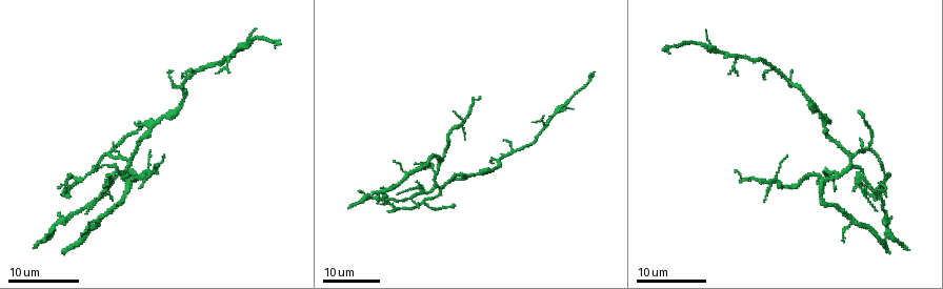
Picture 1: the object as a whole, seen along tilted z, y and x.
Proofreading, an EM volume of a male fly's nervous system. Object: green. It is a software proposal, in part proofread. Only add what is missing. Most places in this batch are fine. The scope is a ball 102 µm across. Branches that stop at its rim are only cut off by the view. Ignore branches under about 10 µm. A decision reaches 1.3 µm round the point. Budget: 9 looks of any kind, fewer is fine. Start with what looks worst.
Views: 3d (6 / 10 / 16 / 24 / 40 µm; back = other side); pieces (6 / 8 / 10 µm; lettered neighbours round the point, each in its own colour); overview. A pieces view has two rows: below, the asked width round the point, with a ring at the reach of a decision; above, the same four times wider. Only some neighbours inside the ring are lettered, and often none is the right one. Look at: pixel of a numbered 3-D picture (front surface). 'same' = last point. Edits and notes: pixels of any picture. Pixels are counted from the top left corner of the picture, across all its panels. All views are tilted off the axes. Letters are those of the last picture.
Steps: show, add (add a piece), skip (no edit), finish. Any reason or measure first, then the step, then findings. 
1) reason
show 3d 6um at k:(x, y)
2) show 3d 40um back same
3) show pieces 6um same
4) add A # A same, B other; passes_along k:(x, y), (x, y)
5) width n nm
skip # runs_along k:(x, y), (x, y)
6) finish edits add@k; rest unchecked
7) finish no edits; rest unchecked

long arm stops here
show 3d 16um at 1:(69, 176)

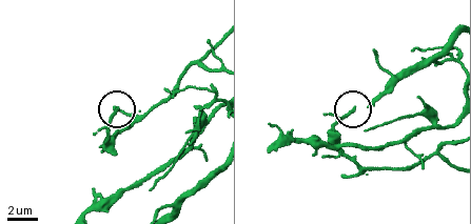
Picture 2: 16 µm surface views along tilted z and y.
show pieces 6um at 2:(353, 107)

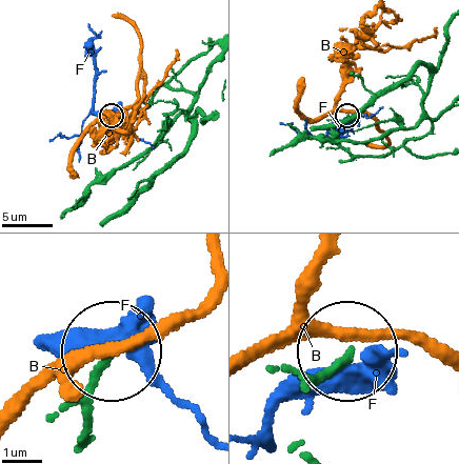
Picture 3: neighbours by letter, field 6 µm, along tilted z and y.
width 160 nm
skip # B other, F other; no lettered piece goes on from it

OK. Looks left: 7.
show 3d 16um at 1:(859, 112)

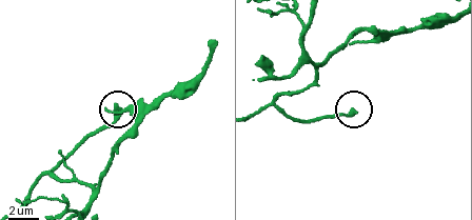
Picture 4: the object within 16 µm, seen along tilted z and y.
show pieces 6um at 4:(116, 108)

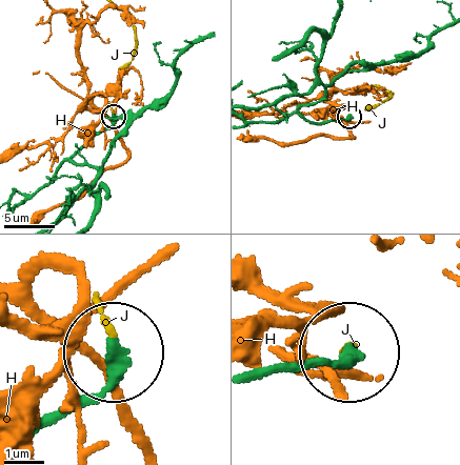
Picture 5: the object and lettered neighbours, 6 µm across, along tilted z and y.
width 310 nm
add J # H other, J same; it goes on there

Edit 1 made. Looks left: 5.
free end
show 3d 24um at 1:(389, 212)

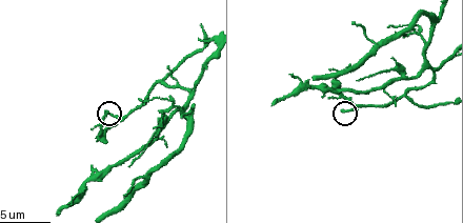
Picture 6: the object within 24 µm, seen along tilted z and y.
what lies round it
show pieces 8um at 6:(342, 110)

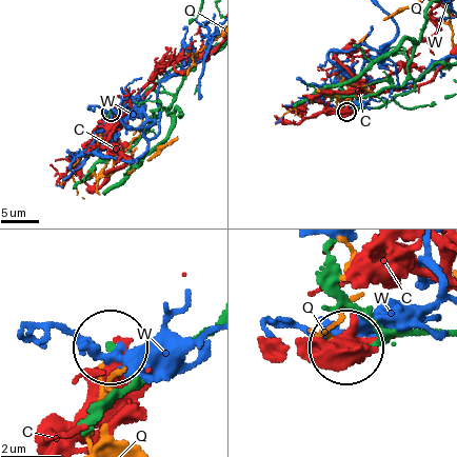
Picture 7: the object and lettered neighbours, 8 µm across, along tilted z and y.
width 180 nm
skip # C other, Q other, W other; none of them fits

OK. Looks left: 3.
free end
show pieces 6um at 6:(157, 125)

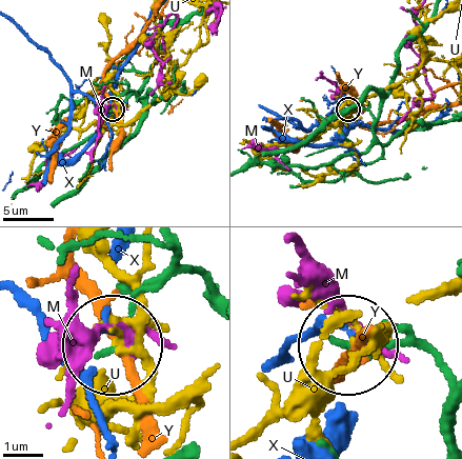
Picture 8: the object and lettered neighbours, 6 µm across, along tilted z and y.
skip # M other, U other, X other, Y other; no lettered piece goes on from it

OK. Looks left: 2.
finish edits add@5; rest unchecked

